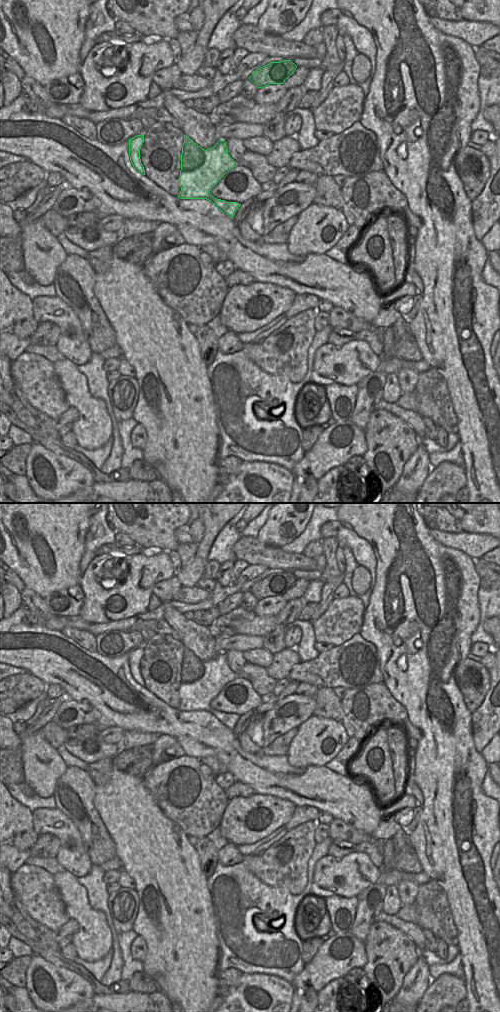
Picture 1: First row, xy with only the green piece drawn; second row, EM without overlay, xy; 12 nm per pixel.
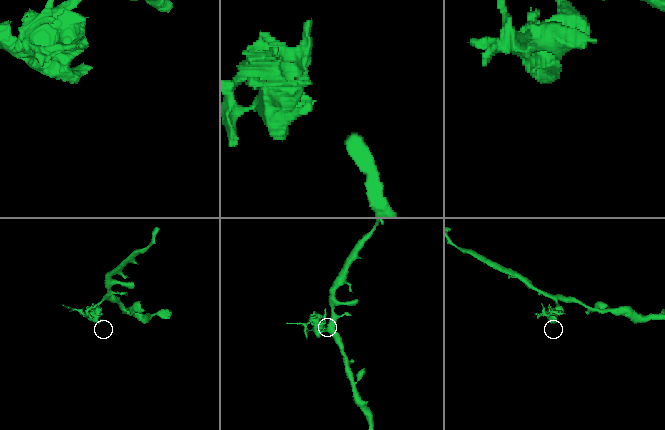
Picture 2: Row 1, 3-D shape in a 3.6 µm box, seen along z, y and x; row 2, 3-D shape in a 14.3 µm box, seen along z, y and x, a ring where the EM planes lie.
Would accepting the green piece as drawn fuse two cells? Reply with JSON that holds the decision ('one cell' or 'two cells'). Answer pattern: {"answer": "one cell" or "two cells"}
{"answer": "two cells"}

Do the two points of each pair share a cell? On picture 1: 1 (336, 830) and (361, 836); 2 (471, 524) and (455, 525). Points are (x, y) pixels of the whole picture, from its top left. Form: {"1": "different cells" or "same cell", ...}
{"1": "same cell", "2": "different cells"}

